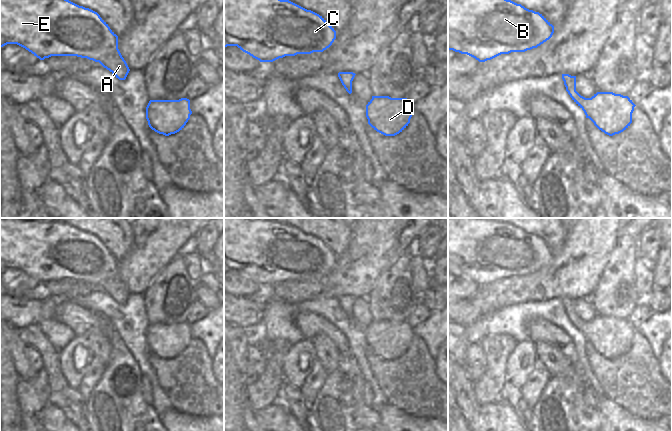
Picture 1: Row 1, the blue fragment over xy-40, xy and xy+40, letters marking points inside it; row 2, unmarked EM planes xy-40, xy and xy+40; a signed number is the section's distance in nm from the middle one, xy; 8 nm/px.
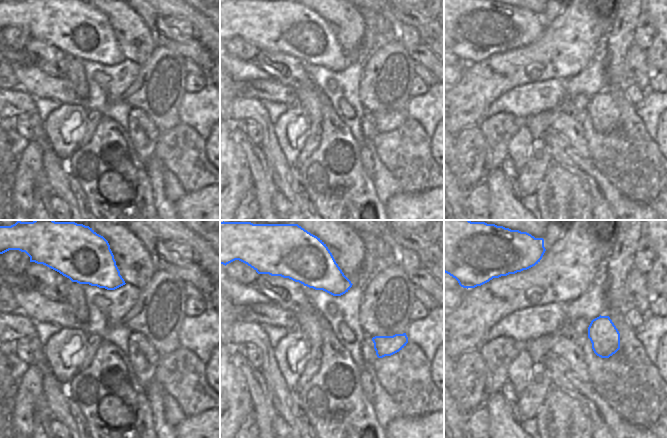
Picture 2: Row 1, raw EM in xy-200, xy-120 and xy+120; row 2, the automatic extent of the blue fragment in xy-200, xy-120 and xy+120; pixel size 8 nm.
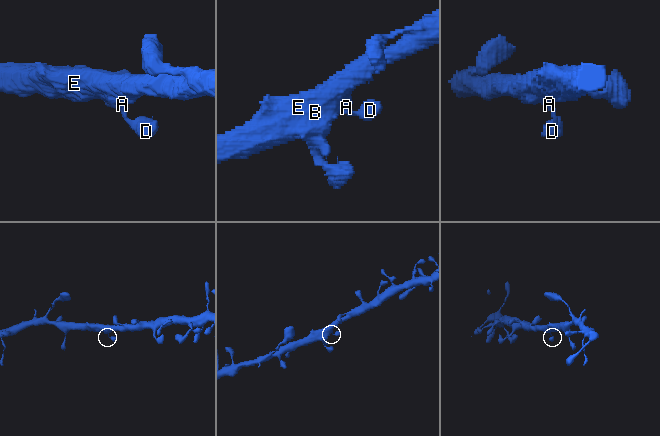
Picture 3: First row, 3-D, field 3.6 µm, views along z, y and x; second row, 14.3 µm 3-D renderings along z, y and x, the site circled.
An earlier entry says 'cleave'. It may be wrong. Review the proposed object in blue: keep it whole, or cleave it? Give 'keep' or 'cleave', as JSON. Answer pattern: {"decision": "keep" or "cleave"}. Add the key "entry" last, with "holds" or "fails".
{"decision": "keep", "entry": "fails"}

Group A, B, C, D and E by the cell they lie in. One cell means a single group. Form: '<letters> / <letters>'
A B C D E

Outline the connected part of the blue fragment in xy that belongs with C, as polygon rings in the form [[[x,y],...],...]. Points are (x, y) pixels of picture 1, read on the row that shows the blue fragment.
[[[224,0],[224,48],[237,46],[260,62],[323,52],[335,39],[336,31],[322,16],[289,0]]]

